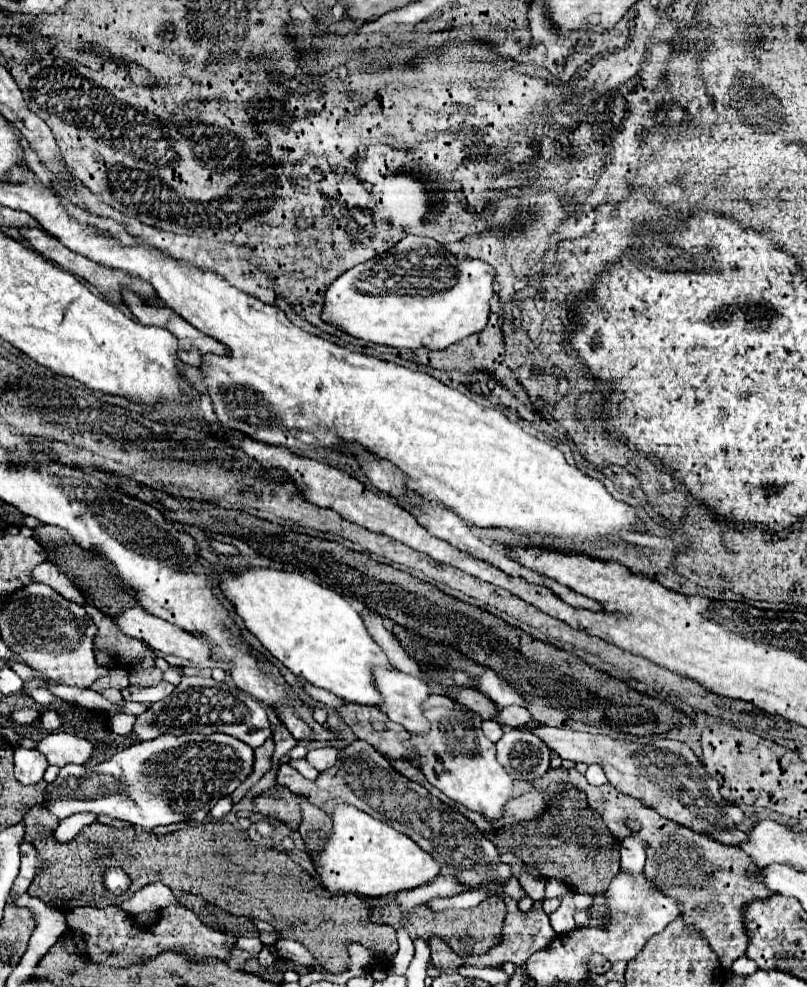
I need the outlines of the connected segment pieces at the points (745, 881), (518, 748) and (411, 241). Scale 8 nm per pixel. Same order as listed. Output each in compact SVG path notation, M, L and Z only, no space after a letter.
M577 769L569 771L569 781L587 793L589 805L603 817L603 823L613 835L617 835L617 839L629 835L623 819L637 819L641 823L639 837L647 849L647 879L651 879L665 895L679 899L683 919L695 925L695 929L709 941L709 947L717 953L723 969L729 971L731 963L745 955L749 943L747 931L743 927L745 905L753 899L765 899L773 895L767 887L763 887L763 883L745 875L757 867L751 857L747 857L745 851L739 851L739 847L723 845L705 833L695 833L675 821L661 817L655 809L639 803L639 799L631 795L623 795L609 783L601 787L589 785L585 775L581 775Z
M509 731L497 741L497 761L515 779L535 781L549 769L549 747L531 731Z
M409 235L385 253L359 263L339 275L323 295L321 319L335 329L379 345L399 349L445 349L459 339L479 333L489 319L489 299L493 297L493 267L481 259L455 257L441 243L429 237Z

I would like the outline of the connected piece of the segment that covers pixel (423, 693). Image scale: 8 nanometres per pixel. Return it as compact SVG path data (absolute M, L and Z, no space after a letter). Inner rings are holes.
M375 667L375 687L383 695L379 709L409 733L423 735L429 731L429 721L423 717L423 701L429 697L427 685L397 669Z

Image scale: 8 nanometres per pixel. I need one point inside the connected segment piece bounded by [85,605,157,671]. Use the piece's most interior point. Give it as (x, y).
(113, 648)

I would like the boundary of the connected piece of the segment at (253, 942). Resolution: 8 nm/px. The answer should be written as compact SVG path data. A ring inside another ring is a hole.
M239 937L236 948L257 956L262 950L262 945L258 937Z

